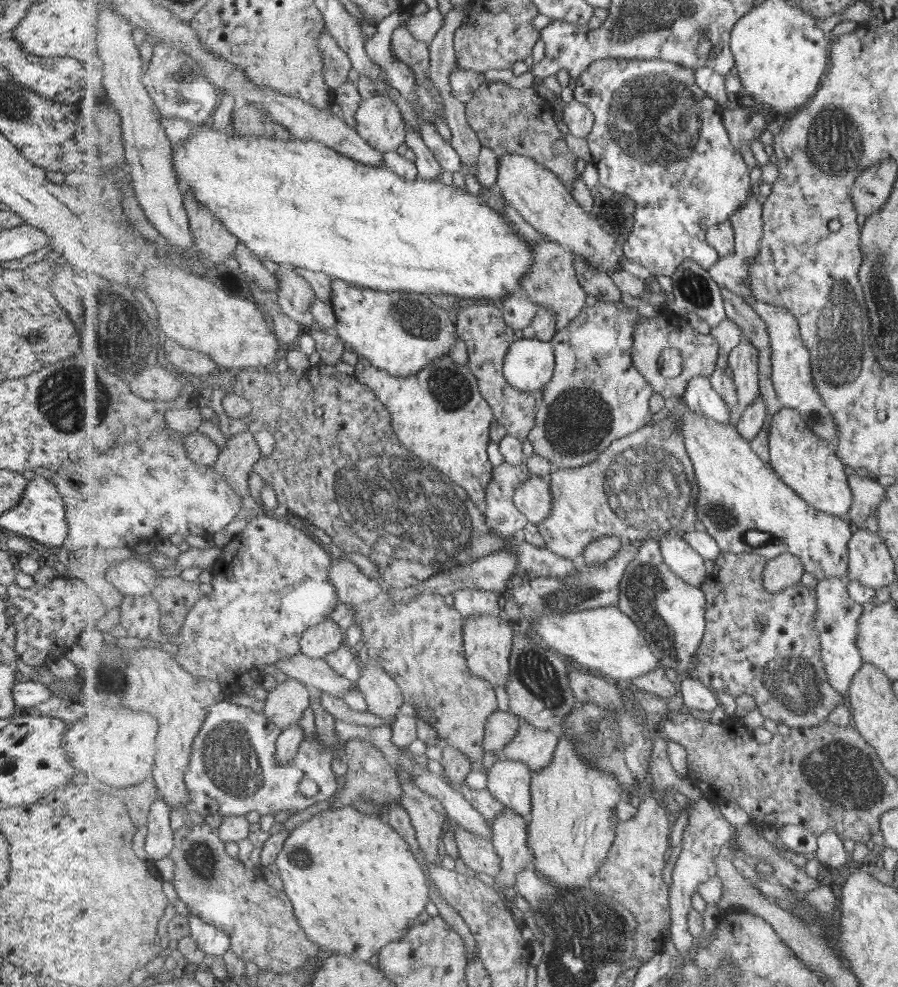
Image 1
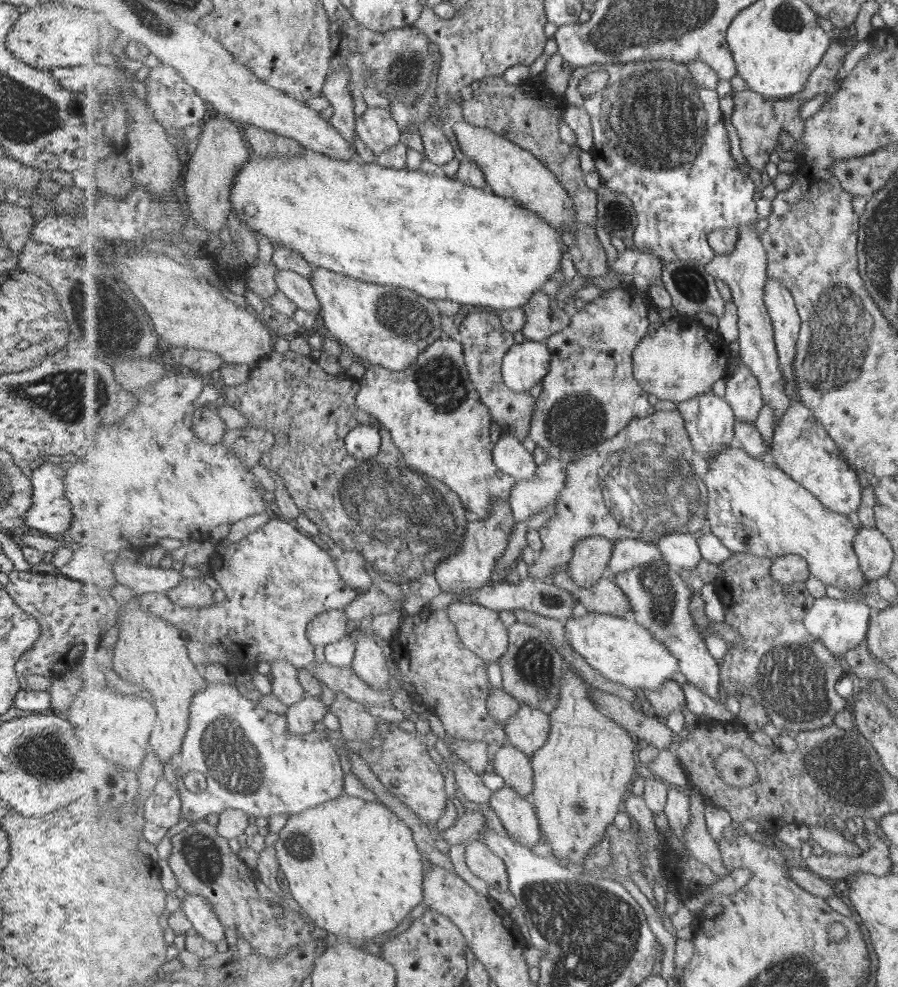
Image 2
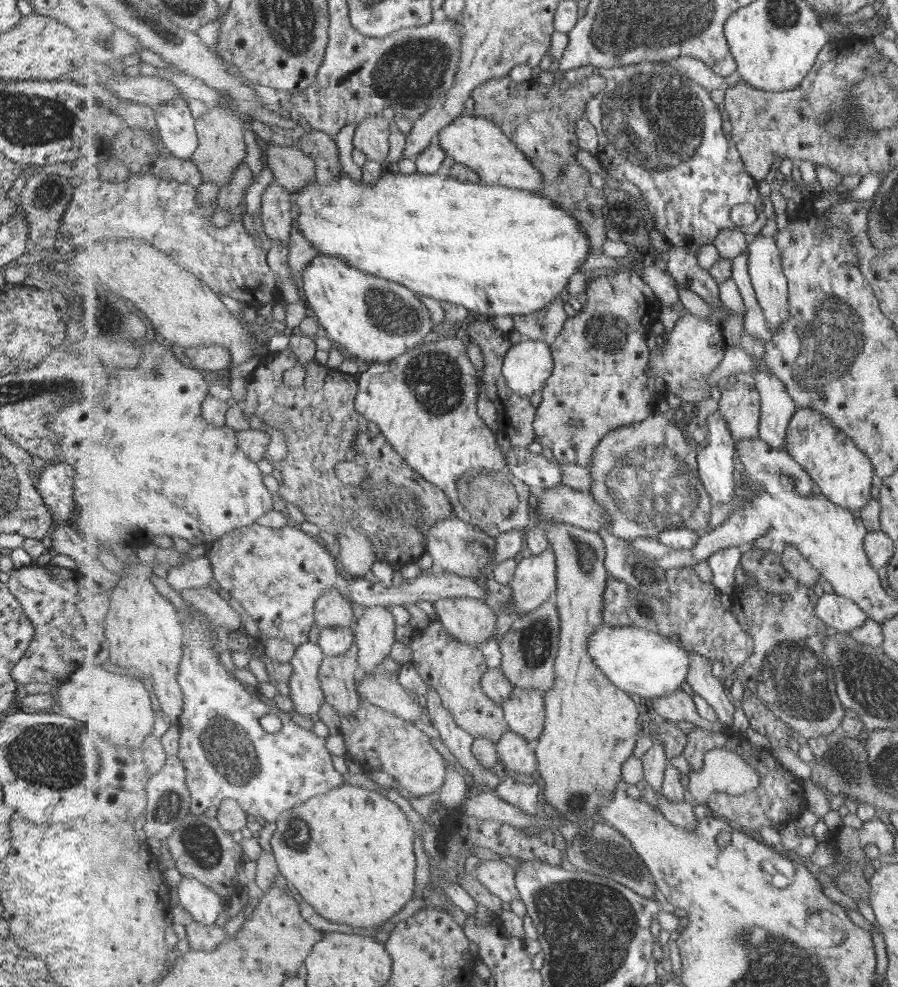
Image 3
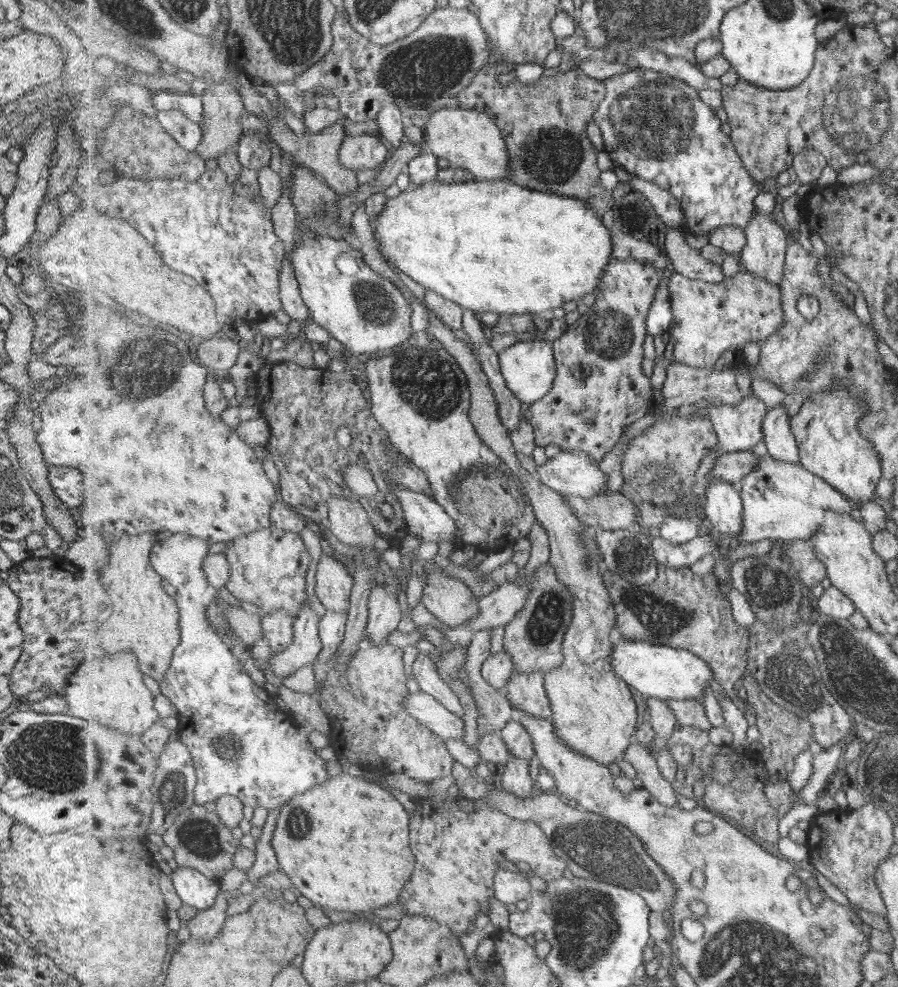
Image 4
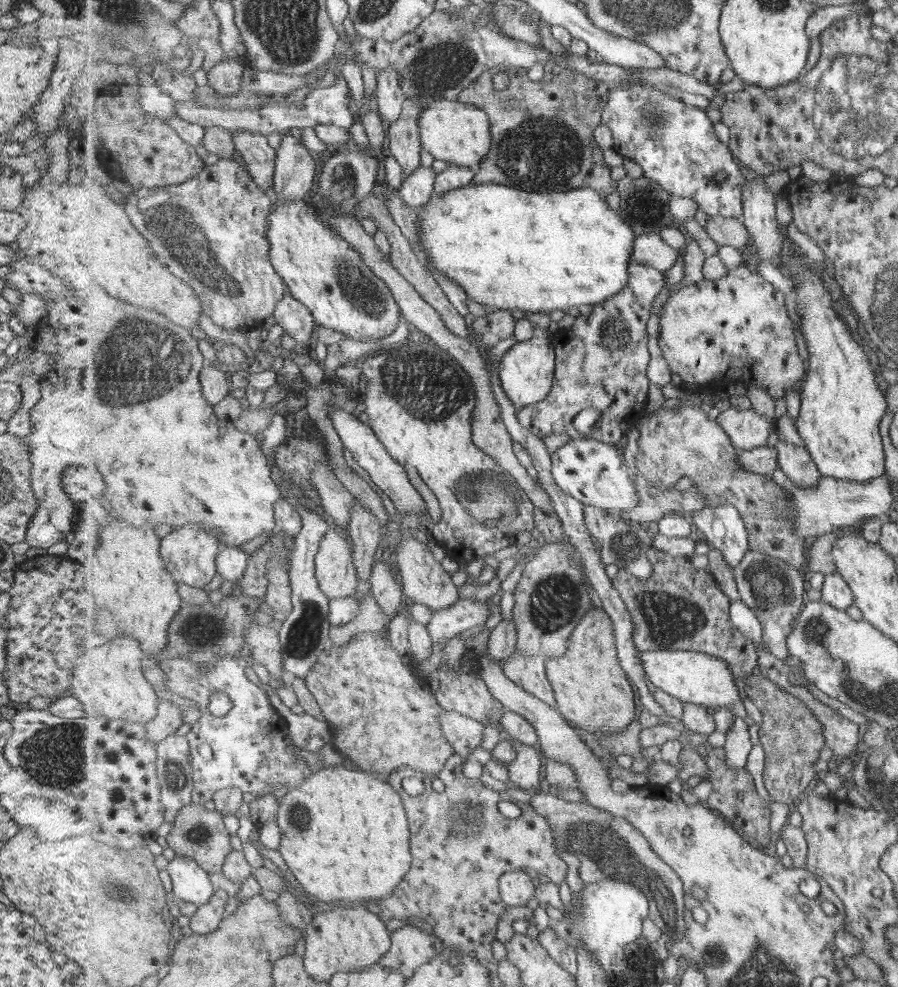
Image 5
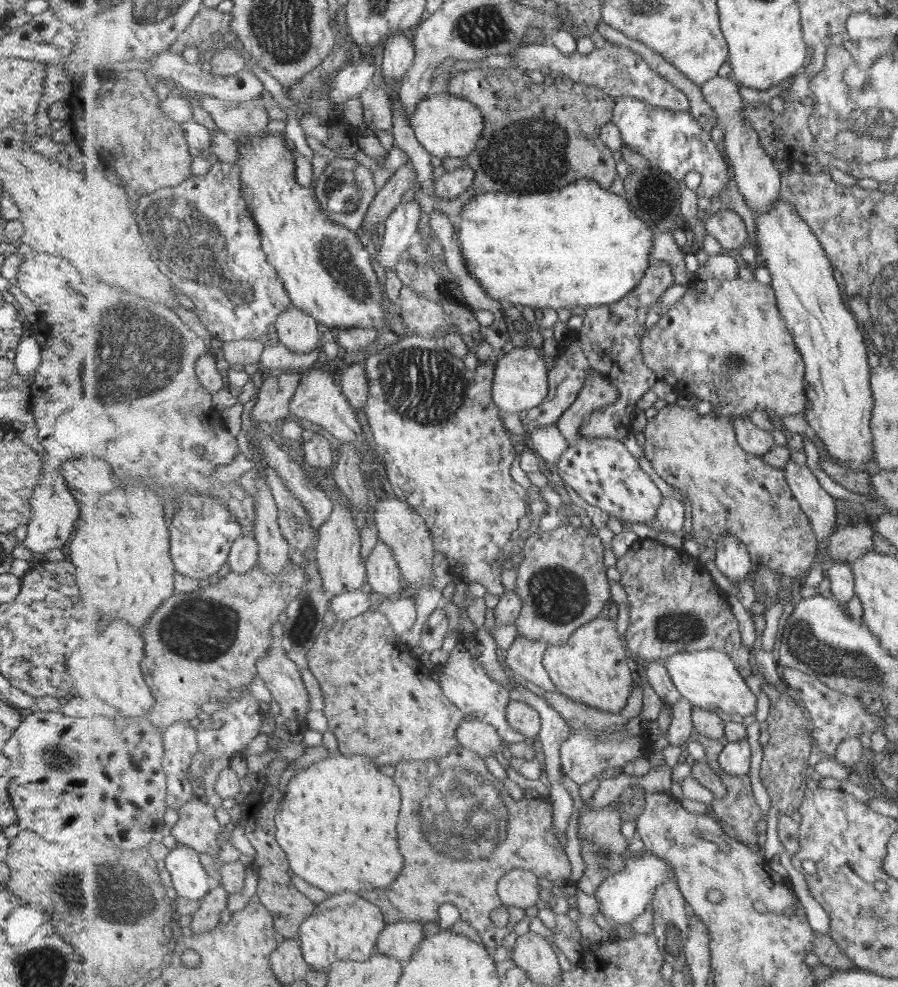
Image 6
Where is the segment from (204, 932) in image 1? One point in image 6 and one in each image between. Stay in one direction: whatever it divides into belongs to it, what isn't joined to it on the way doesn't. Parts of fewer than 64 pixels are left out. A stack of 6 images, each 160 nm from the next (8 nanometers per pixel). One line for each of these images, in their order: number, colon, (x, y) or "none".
2: (199, 910)
3: (201, 901)
4: (195, 889)
5: (189, 880)
6: (189, 879)

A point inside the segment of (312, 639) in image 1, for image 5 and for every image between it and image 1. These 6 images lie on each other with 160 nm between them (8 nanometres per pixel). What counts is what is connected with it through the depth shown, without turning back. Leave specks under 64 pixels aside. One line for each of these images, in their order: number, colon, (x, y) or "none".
2: (328, 628)
3: (333, 609)
4: (334, 584)
5: (337, 574)

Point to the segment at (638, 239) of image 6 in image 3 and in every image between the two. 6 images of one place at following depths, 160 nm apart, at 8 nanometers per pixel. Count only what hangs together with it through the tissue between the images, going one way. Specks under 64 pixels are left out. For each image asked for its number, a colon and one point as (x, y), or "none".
3: (499, 251)
4: (499, 247)
5: (507, 248)

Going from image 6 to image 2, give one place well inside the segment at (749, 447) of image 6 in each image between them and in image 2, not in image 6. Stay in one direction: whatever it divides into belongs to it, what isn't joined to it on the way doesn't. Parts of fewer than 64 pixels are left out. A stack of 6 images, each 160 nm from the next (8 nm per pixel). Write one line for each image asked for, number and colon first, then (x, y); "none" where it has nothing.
2: (743, 392)
3: (741, 406)
4: (740, 427)
5: (748, 430)

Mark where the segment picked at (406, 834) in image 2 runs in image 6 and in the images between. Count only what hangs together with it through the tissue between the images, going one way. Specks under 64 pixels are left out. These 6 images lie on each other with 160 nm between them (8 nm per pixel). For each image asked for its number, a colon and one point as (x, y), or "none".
3: (349, 853)
4: (346, 845)
5: (344, 833)
6: (337, 823)

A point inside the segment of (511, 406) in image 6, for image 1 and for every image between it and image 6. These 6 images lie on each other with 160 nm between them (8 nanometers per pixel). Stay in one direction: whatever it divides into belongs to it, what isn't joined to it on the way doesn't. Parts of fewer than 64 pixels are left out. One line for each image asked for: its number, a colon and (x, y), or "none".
1: (530, 364)
2: (527, 364)
3: (528, 364)
4: (530, 368)
5: (527, 372)

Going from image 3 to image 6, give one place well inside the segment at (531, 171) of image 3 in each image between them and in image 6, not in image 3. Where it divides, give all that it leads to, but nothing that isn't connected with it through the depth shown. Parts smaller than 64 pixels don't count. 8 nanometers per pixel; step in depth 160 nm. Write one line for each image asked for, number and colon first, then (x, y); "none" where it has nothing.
4: (468, 138)
5: (459, 133)
6: (448, 126)

